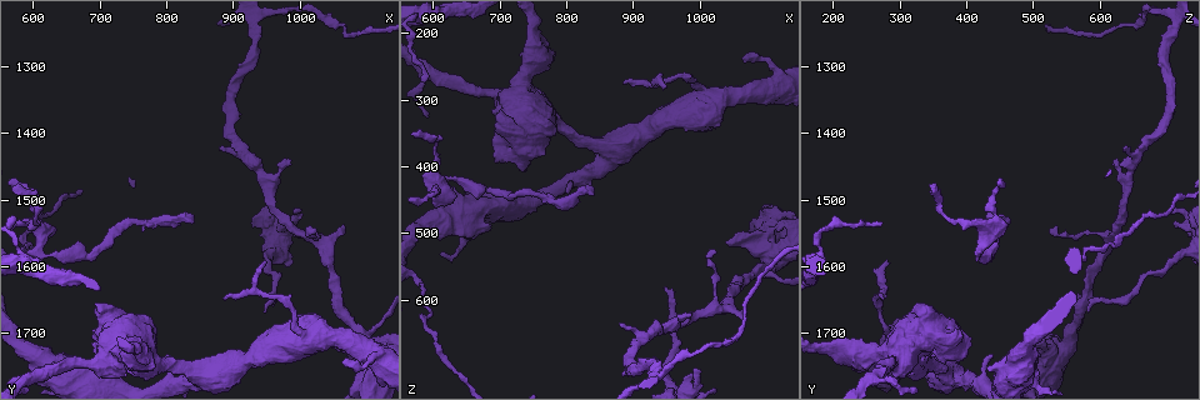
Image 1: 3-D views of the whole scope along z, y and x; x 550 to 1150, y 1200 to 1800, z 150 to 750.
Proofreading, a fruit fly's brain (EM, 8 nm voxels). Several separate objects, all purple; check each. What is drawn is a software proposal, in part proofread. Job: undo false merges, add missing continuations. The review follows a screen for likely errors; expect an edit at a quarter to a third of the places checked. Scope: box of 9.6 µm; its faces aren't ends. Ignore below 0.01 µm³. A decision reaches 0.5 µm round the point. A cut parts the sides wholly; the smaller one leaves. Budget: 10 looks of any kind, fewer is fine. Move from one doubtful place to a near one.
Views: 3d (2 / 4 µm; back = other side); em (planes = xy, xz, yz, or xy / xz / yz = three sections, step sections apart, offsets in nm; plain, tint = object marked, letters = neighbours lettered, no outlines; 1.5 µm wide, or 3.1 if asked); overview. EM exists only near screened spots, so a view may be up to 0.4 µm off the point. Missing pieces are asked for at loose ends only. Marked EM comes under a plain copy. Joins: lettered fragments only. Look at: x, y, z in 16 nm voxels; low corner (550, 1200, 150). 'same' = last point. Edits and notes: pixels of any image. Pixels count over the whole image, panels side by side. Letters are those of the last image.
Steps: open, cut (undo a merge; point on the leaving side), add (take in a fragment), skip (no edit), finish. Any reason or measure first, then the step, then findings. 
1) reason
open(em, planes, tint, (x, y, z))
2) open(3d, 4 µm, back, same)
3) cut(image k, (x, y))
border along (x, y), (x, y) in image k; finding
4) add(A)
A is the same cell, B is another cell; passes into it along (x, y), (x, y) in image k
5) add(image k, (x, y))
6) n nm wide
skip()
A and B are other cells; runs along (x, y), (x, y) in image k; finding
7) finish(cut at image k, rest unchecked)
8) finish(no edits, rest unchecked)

thick turns thin
open(em, xy, step 4, tint, (1120, 1685, 575))

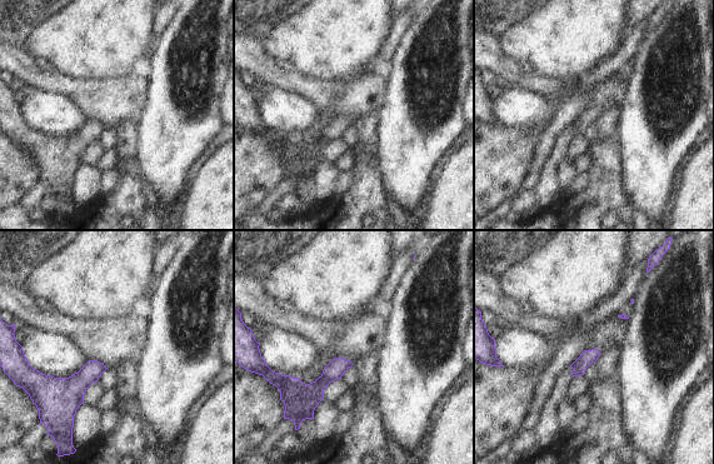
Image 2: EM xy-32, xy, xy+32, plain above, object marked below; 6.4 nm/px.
cut it another way
open(em, planes, letters, same)

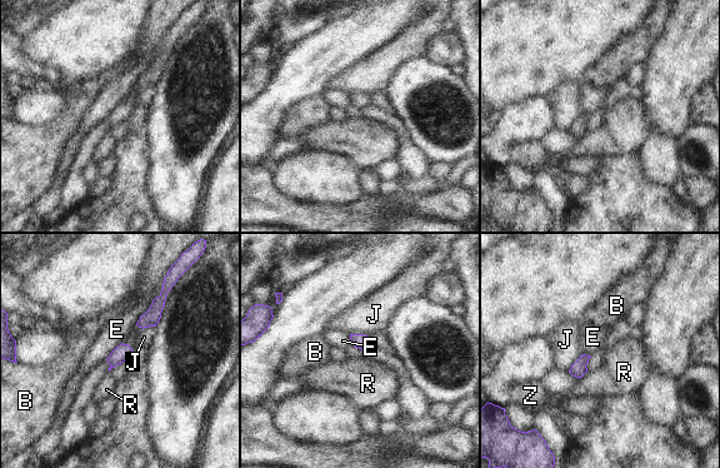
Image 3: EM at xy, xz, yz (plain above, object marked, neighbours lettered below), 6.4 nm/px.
skip()
B, E, J, R and Z are other cells; border along (164, 279), (161, 292), (135, 324) in image 3; all the same neuron

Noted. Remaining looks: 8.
an open end
open(3d, 4 µm, back, (880, 1420, 640))

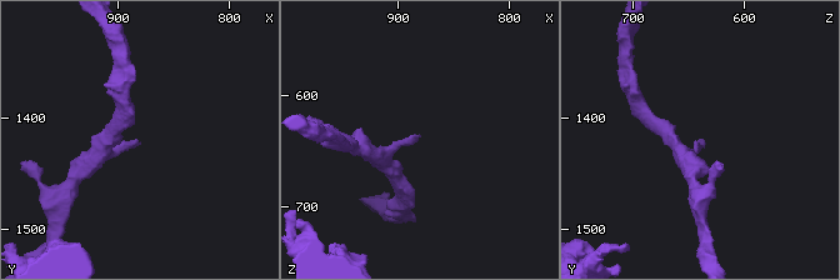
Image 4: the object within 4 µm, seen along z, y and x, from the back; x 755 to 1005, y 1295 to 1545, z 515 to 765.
open(em, xz, step 8, tint, (880, 1424, 638))

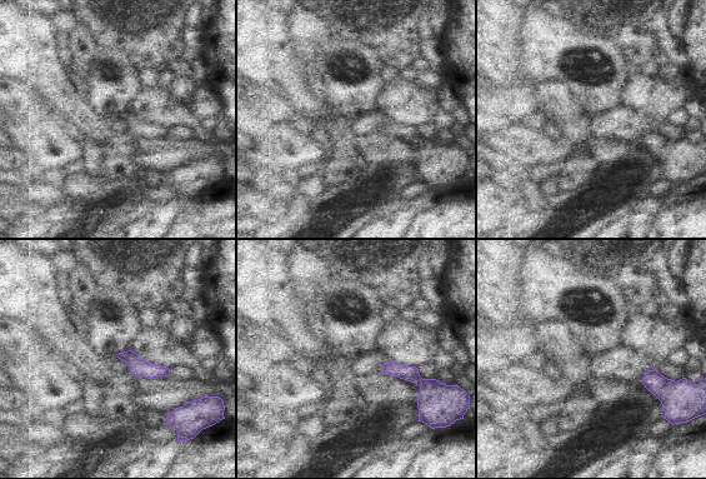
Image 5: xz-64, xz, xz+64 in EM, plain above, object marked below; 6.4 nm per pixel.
open(em, xz, step 8, letters, same)

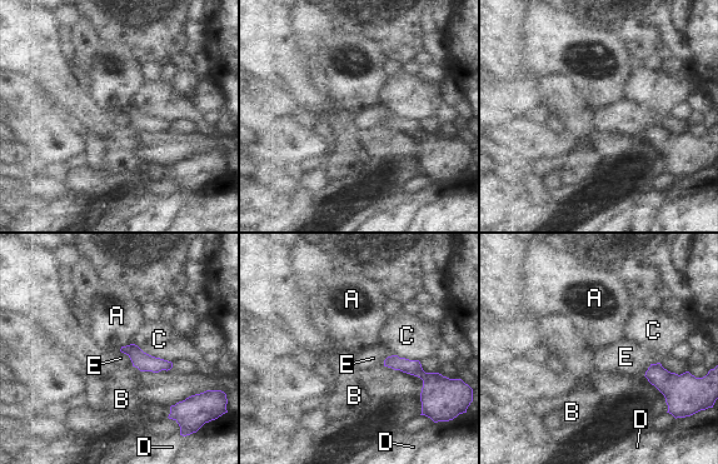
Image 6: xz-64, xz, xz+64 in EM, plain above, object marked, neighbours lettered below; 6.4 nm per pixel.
120 nm wide
skip()
A, B, C, D and E are other cells; border along (659, 362), (653, 363), (643, 375) in image 6; no lettered fragment goes on from it

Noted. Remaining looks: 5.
abrupt turn
open(em, xz, step 8, tint, (950, 1590, 720))

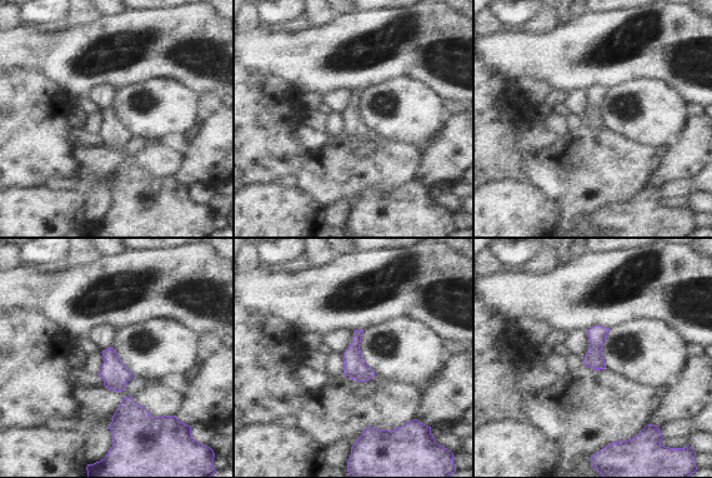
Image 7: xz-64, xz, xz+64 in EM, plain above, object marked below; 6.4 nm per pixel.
open(em, planes, tint, same)

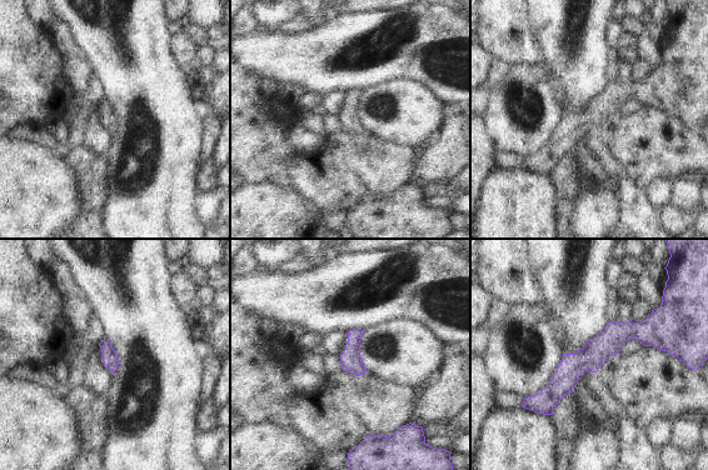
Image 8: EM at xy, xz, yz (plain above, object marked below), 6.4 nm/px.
see the neighbours
open(em, planes, letters, same)

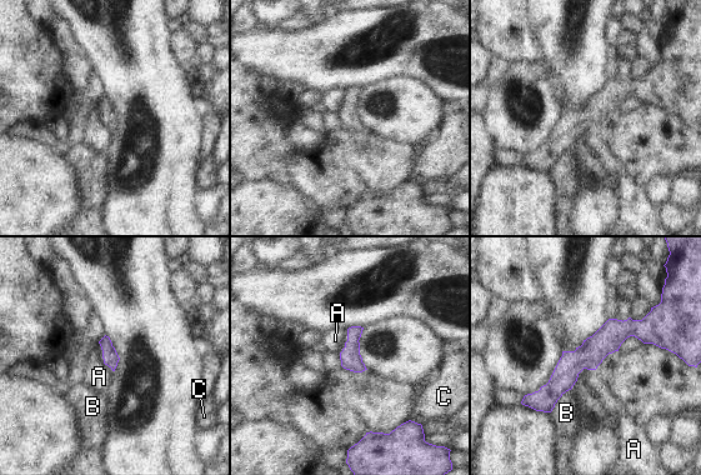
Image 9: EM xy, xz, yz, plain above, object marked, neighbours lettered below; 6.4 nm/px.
skip()
A, B and C are other cells; border along (99, 343), (103, 361), (113, 371) in image 9; one neuron here

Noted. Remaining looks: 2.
an open end
open(em, yz, step 4, letters, (950, 1590, 280))

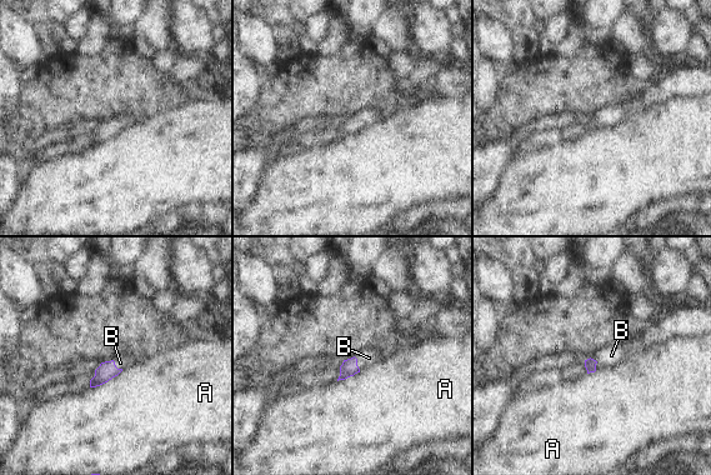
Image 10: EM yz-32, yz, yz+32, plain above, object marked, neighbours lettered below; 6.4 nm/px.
add(B)
B is the same cell, A is another cell; passes into it along (590, 364), (596, 363), (611, 355) in image 10; the neuron continues

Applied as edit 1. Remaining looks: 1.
finish(add at image 10, rest unchecked)

